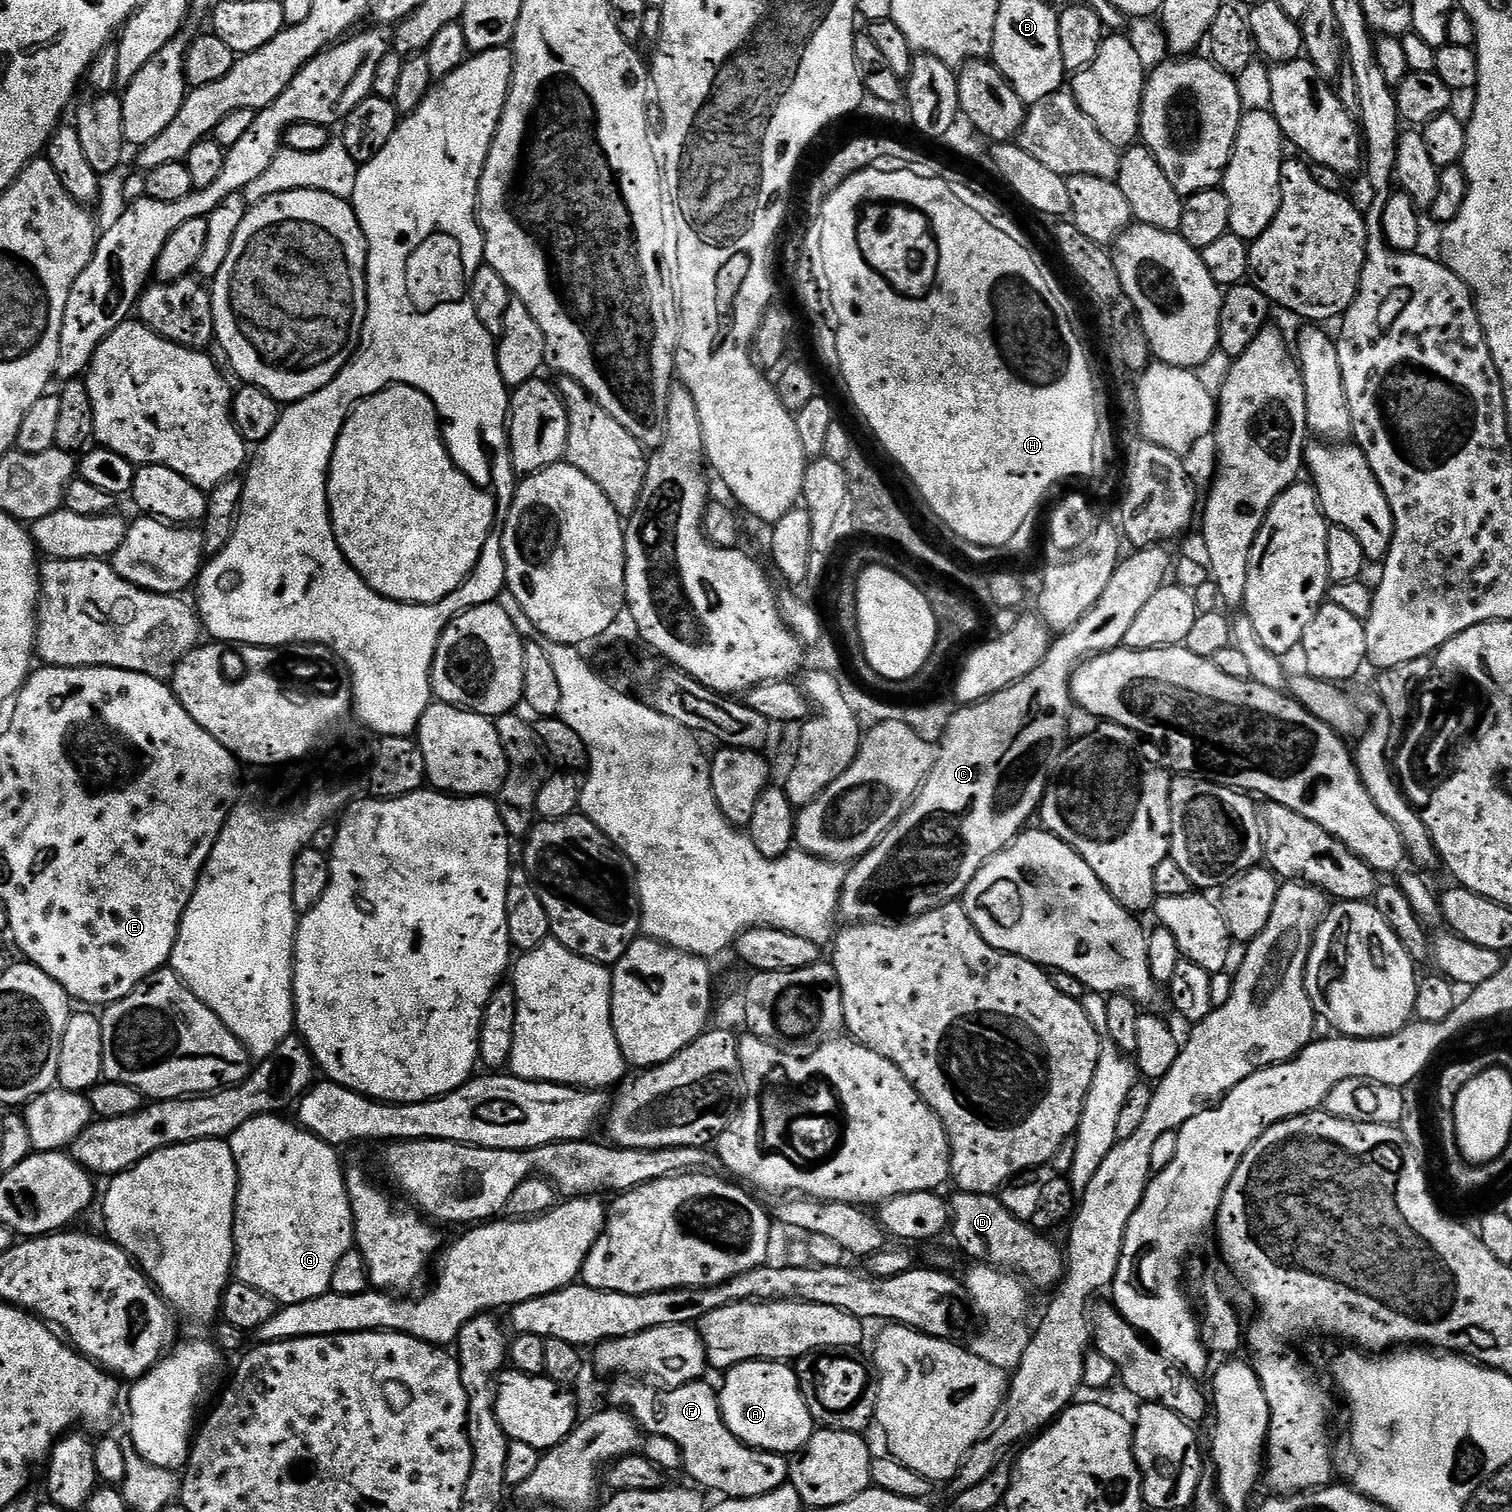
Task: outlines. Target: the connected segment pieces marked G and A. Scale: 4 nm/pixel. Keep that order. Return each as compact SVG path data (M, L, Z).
M280 1114L270 1116L259 1116L250 1118L250 1122L242 1122L238 1130L234 1130L232 1136L227 1137L228 1145L232 1147L234 1162L236 1163L236 1213L232 1223L232 1233L236 1243L236 1262L234 1265L234 1276L239 1283L246 1286L254 1286L256 1290L262 1290L264 1294L270 1294L276 1299L277 1305L297 1304L306 1302L310 1298L327 1296L334 1278L334 1266L338 1266L338 1261L342 1254L353 1251L356 1239L356 1227L352 1217L352 1207L348 1197L348 1186L346 1183L345 1165L340 1165L340 1156L333 1145L328 1144L322 1138L318 1138L313 1132L307 1132L300 1127L299 1123L283 1120L285 1117Z
M747 1360L741 1364L731 1365L724 1376L724 1389L718 1392L720 1412L724 1416L724 1425L738 1439L750 1448L758 1448L762 1452L778 1452L796 1454L807 1448L814 1431L814 1421L804 1391L800 1389L800 1377L795 1367L779 1360Z

